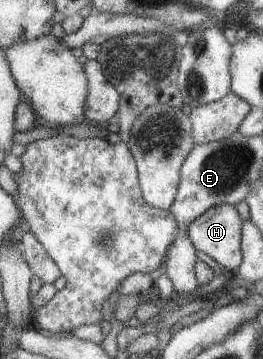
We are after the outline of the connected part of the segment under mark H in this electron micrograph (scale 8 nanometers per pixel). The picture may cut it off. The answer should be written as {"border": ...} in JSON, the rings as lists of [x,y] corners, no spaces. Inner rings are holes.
{"border":[[[220,204],[206,210],[204,214],[193,220],[189,224],[188,236],[197,252],[204,252],[221,264],[225,272],[229,272],[238,270],[243,261],[242,224],[244,224],[244,219],[238,214],[234,205]]]}

